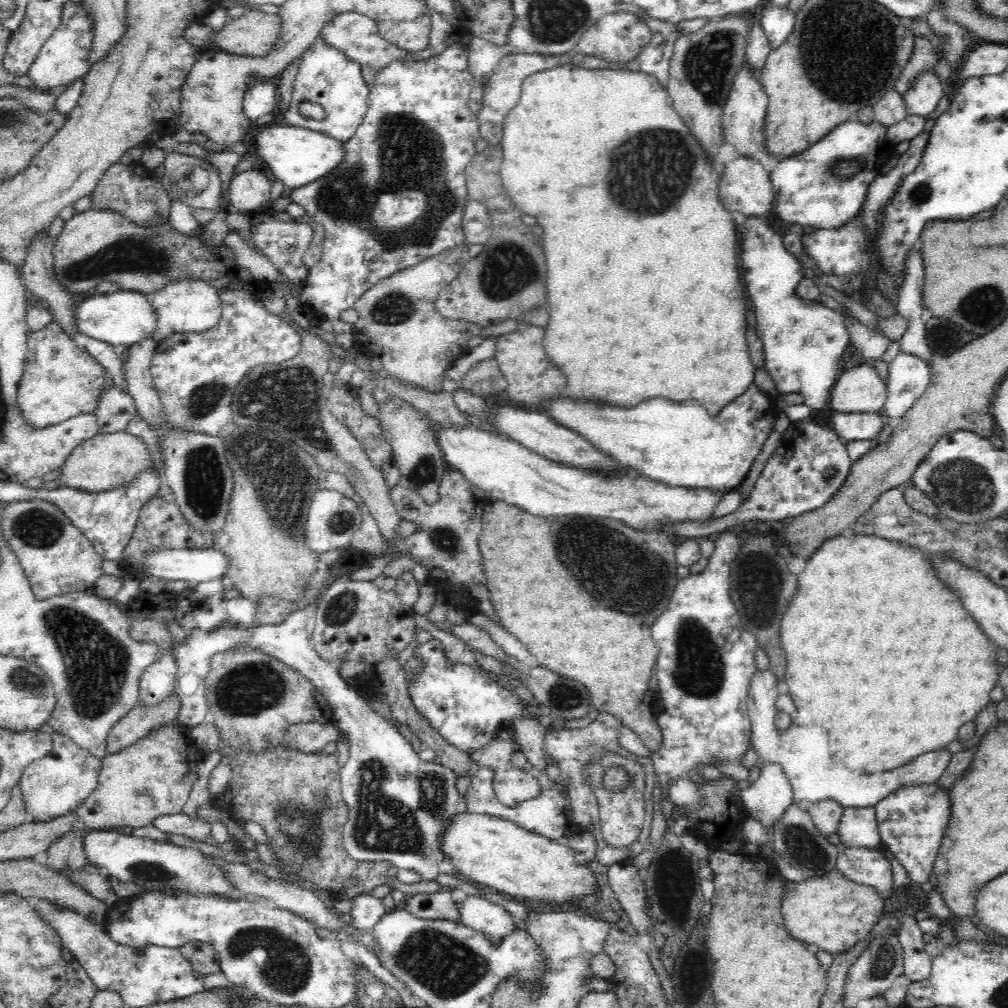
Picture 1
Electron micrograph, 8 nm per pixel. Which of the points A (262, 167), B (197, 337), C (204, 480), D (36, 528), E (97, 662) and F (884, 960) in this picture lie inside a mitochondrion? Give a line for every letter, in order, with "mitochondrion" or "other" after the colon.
A: other
B: other
C: mitochondrion
D: mitochondrion
E: mitochondrion
F: mitochondrion

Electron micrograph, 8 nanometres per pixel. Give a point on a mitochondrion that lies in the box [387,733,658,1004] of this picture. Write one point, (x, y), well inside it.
(442, 964)

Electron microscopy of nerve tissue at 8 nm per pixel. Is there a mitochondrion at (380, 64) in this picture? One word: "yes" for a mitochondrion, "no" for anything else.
no

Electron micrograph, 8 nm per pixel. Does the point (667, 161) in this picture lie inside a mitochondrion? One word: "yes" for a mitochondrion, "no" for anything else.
yes

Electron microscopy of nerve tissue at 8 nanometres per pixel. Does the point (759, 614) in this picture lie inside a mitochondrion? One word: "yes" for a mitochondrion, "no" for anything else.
yes

